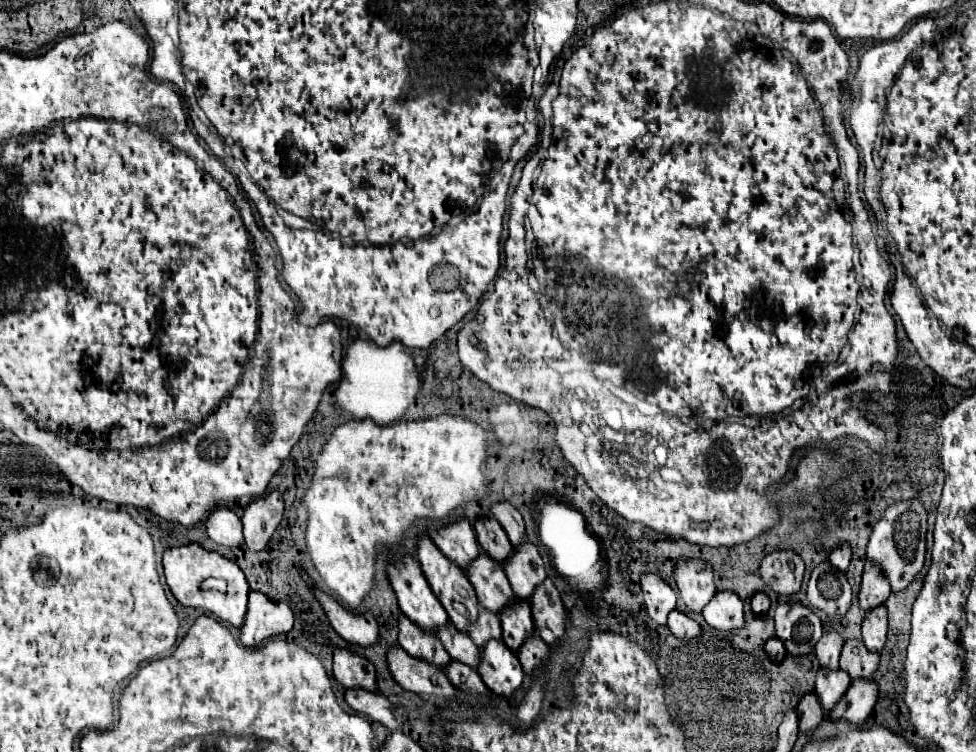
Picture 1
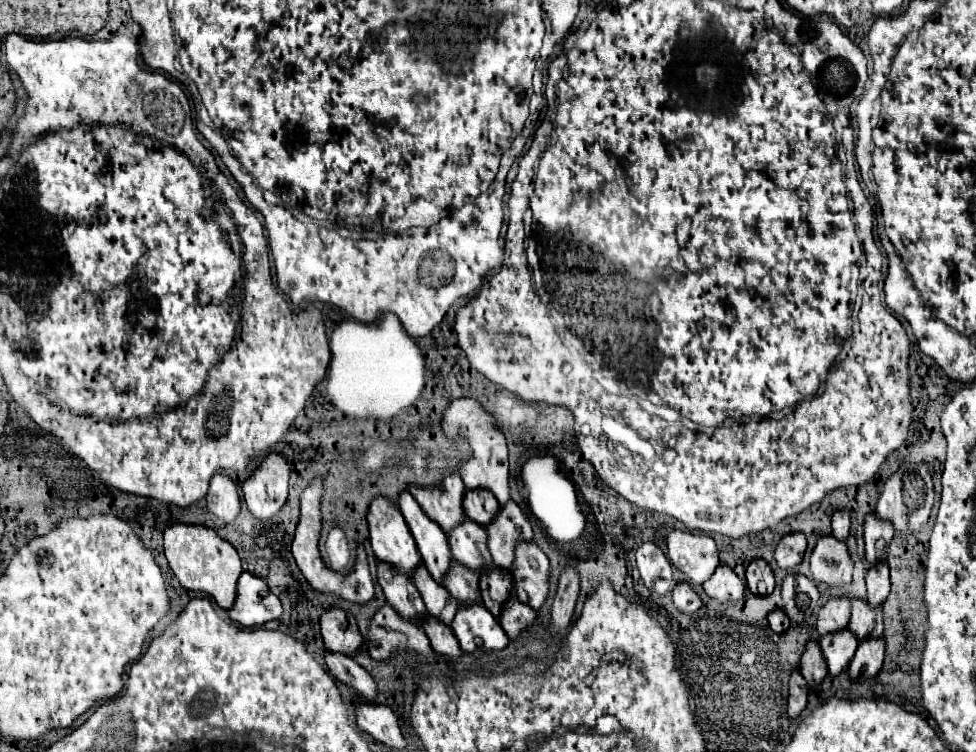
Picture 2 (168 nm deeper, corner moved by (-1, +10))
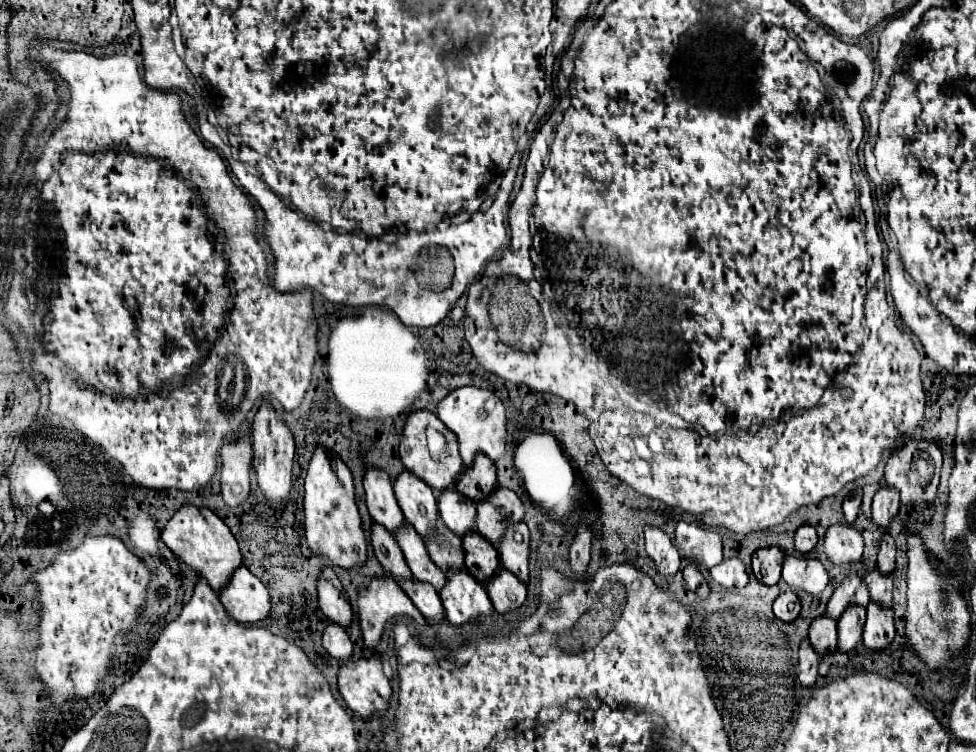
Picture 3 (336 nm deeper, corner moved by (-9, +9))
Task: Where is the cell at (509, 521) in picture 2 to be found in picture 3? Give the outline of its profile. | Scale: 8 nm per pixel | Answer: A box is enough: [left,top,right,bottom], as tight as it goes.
[476,485,524,545]

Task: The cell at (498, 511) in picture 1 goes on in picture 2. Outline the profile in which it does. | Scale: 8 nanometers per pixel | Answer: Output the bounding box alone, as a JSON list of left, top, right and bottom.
[444,398,510,506]

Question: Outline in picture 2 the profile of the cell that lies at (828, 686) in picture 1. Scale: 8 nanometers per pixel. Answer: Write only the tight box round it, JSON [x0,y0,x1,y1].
[820,630,858,676]

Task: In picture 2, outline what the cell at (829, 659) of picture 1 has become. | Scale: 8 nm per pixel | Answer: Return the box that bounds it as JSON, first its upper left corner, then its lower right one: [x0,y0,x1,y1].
[818,598,850,636]

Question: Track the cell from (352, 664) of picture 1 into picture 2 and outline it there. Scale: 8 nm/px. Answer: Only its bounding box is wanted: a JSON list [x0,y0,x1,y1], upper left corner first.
[320,610,362,658]

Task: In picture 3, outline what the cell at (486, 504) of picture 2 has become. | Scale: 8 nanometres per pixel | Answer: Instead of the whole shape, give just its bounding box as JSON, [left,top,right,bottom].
[458,455,496,501]

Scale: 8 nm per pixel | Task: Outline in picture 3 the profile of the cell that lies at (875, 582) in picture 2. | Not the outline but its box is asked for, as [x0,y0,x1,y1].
[878,533,896,575]

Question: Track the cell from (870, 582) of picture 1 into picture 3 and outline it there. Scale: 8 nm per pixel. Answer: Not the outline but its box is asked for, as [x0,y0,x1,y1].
[872,487,900,527]

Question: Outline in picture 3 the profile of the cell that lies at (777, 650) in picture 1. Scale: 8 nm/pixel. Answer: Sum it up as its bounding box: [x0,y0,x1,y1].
[774,591,800,623]

